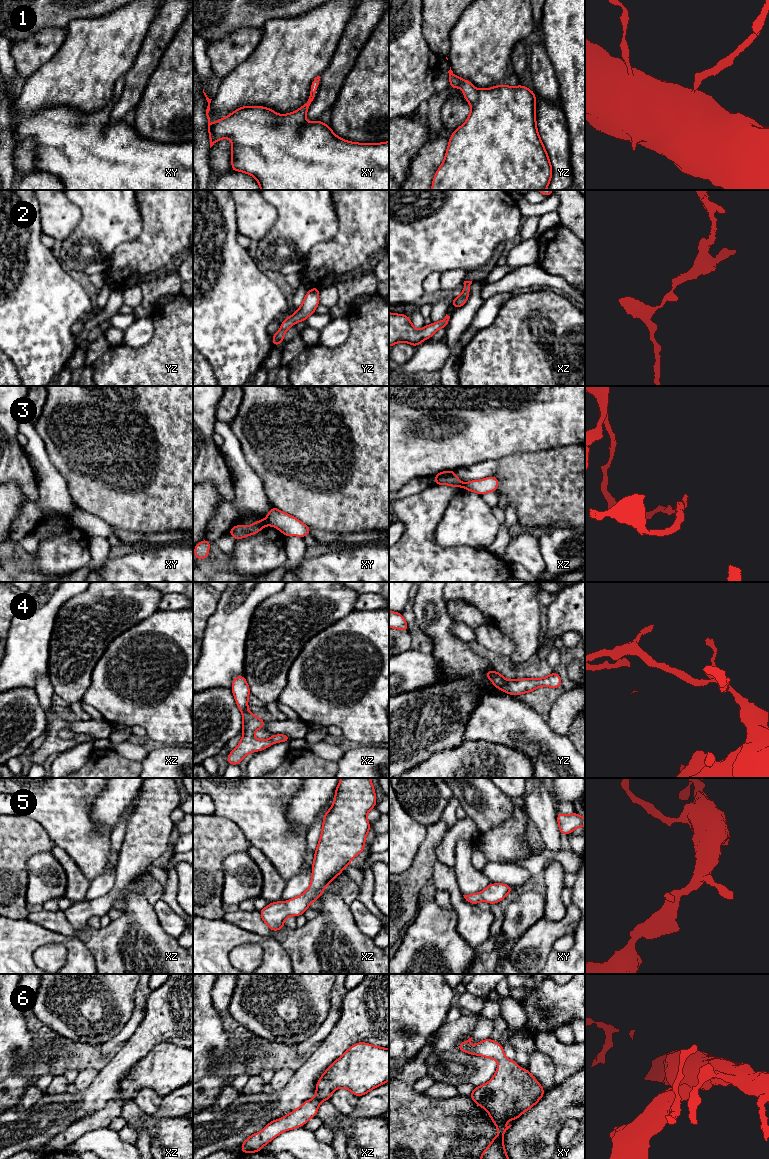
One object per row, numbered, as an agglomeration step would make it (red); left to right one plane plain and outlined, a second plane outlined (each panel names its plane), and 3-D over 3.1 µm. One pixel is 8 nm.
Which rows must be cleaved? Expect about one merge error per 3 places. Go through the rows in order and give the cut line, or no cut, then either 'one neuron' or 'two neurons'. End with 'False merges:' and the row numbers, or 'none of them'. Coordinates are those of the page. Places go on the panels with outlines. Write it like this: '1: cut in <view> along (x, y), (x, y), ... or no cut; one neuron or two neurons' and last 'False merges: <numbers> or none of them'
1: no cut; one neuron
2: no cut; one neuron
3: cut in xy along (264, 520), (267, 523); two neurons
4: no cut; one neuron
5: no cut; one neuron
6: no cut; one neuron
False merges: 3

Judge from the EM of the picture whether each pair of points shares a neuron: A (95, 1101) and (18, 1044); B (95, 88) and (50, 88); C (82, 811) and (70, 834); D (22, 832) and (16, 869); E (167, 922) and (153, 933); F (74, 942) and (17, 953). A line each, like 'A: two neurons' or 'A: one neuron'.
A: two neurons
B: one neuron
C: one neuron
D: one neuron
E: two neurons
F: one neuron

